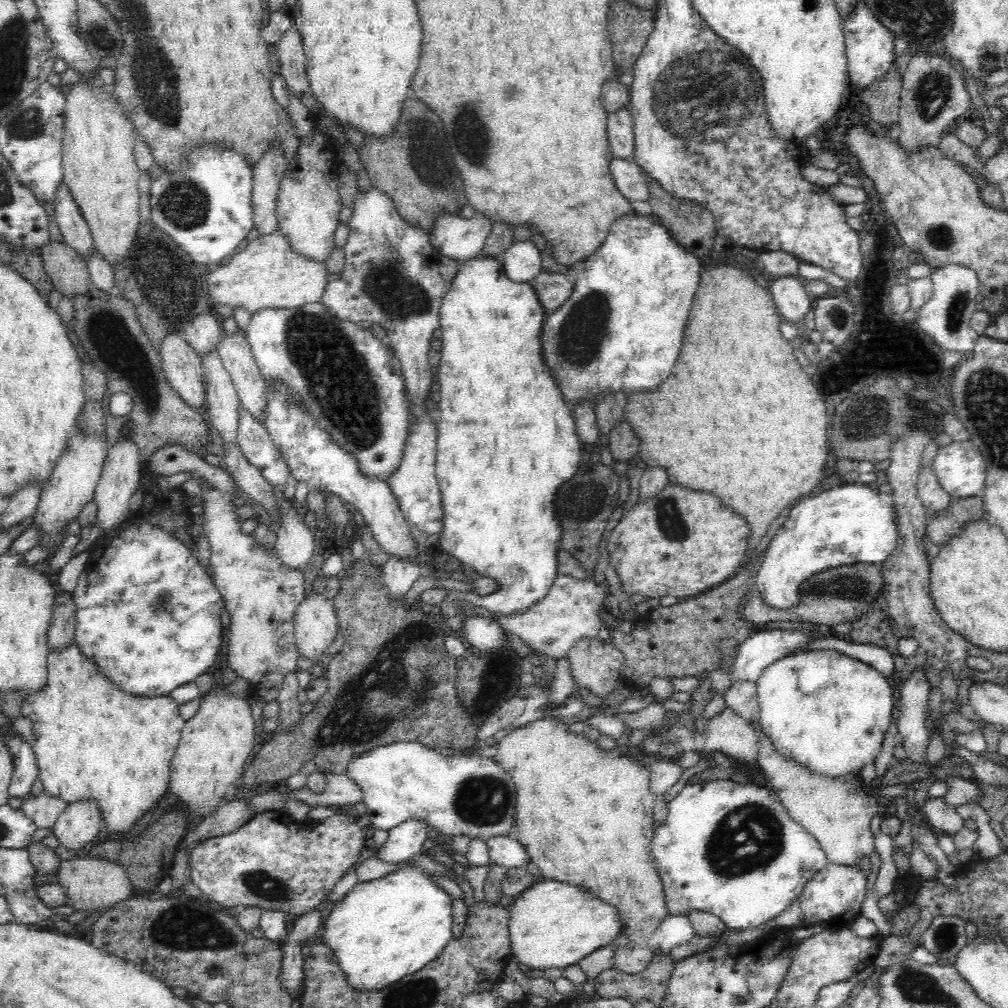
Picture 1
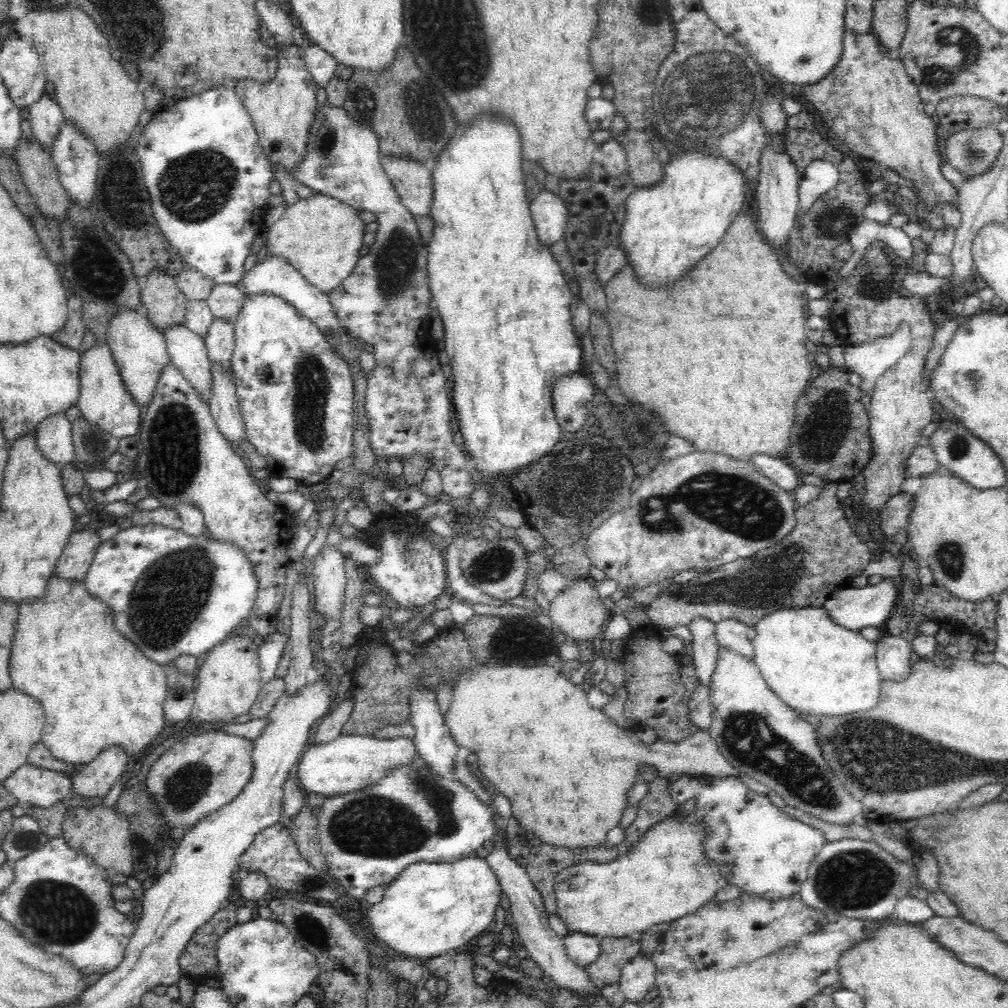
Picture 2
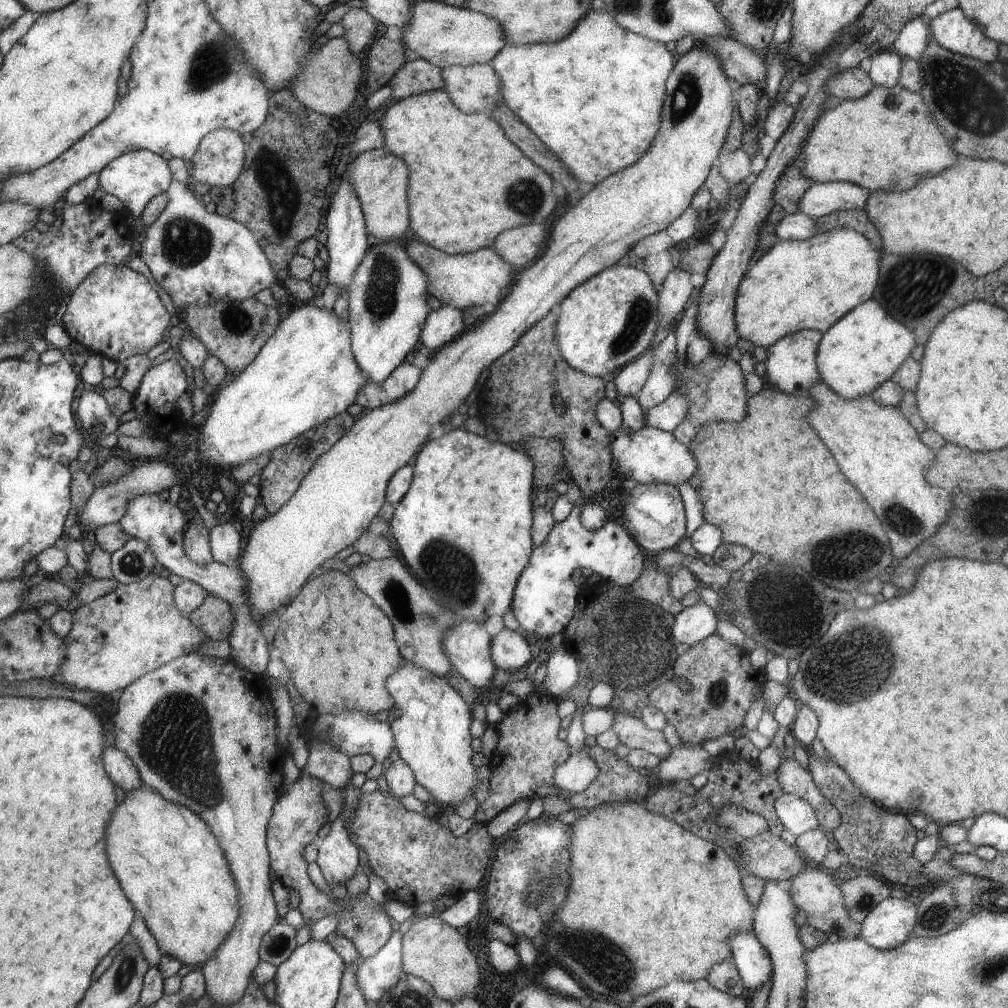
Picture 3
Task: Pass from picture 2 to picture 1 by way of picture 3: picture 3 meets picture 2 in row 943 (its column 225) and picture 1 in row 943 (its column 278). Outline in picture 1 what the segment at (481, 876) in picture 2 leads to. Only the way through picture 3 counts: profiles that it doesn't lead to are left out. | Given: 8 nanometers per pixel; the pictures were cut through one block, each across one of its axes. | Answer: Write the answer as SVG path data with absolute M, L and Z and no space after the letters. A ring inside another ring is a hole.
M418 866L392 871L392 874L372 882L358 882L339 903L333 905L324 922L322 940L335 953L339 967L346 973L347 983L352 988L382 989L403 976L418 972L447 946L453 937L452 901L452 896L436 888L436 884L426 878Z

